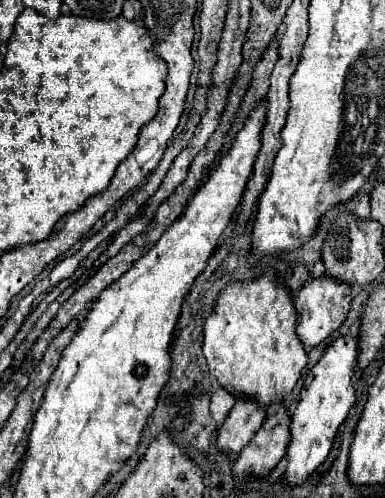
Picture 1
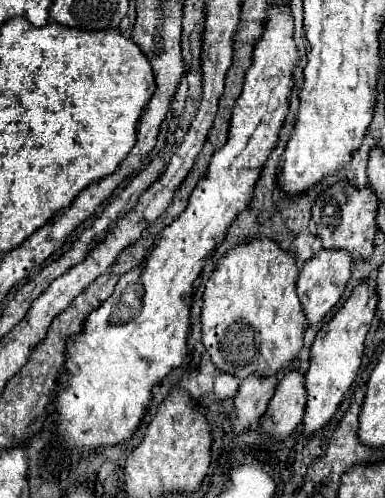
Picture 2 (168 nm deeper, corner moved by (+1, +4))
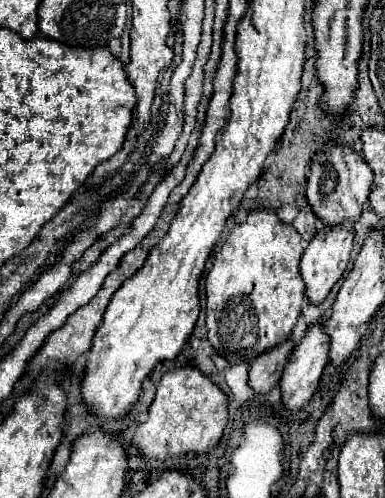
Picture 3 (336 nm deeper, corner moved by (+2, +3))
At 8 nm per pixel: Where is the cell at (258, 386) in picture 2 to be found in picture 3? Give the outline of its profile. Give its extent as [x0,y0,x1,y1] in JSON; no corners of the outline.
[248,342,292,396]

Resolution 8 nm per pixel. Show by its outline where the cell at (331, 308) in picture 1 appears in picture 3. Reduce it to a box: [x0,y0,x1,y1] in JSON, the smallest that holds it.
[300,226,354,306]

